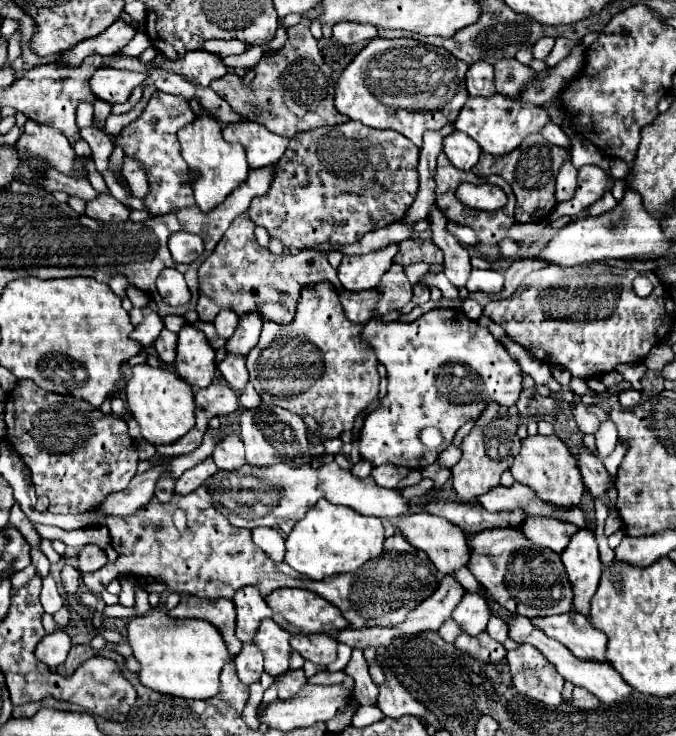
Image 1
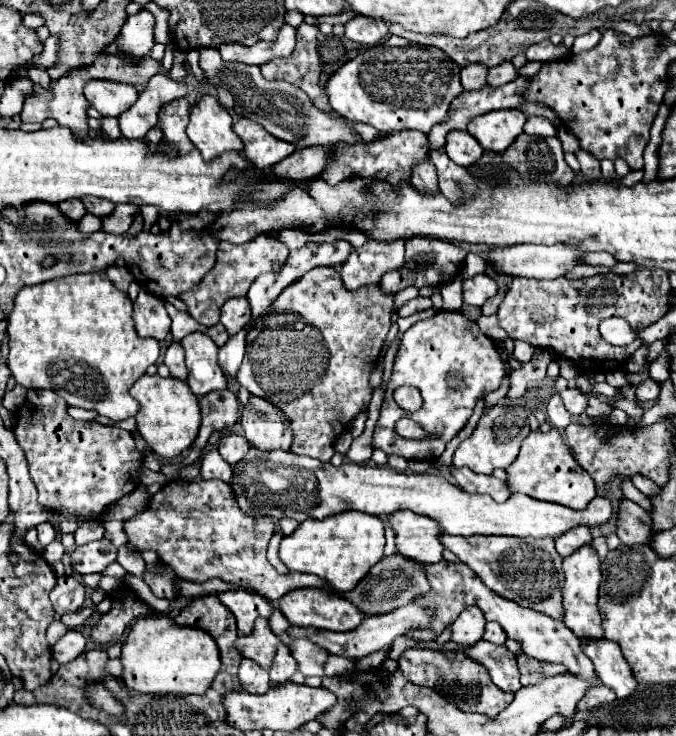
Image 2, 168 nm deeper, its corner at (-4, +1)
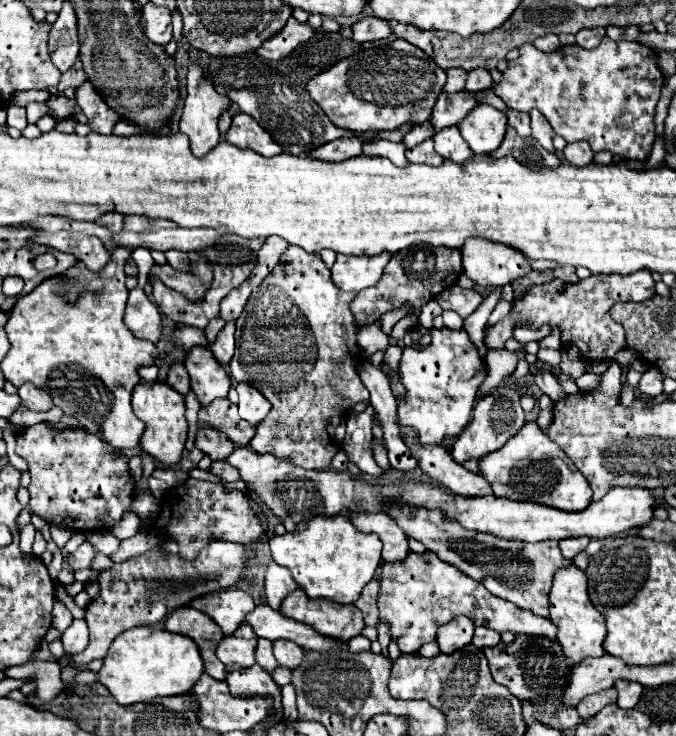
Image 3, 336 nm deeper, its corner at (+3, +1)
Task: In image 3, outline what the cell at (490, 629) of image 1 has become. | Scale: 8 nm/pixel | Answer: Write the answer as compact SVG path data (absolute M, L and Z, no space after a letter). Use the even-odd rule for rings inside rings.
M477 626L475 628L475 636L473 636L473 644L477 648L487 648L487 646L497 646L501 642L501 634L499 632L493 632L489 628L483 628L483 626Z

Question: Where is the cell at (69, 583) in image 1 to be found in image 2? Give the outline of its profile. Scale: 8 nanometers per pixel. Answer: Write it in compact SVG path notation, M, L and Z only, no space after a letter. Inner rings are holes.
M62 576L54 590L50 592L50 602L56 610L56 614L64 612L76 612L84 604L86 590L84 584L74 576Z

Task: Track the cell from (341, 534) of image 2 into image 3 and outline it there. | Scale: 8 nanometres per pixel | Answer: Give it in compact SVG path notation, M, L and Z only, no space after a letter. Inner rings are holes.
M315 516L301 530L273 536L271 556L277 564L291 570L293 580L309 598L329 598L335 602L355 602L363 586L373 578L381 562L381 540L353 528L345 516Z

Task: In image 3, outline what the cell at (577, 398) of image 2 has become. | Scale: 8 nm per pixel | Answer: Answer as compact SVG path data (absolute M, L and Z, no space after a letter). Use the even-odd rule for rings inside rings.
M535 370L533 372L533 380L535 380L535 384L551 398L551 400L563 400L565 398L565 392L563 392L563 388L559 386L559 382L557 382L557 378L549 372L549 370Z

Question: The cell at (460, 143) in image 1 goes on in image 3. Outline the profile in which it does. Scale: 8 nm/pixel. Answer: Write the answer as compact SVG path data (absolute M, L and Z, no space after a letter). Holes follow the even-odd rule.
M457 126L443 128L441 132L437 132L433 136L433 142L435 142L435 152L441 158L447 158L447 160L453 160L453 162L465 162L465 160L469 160L473 156L471 148L463 140Z

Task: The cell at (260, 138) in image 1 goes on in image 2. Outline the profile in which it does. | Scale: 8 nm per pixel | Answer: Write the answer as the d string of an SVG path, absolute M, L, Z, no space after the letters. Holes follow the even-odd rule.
M240 118L238 122L234 122L232 128L244 142L246 160L252 162L258 170L268 170L272 164L284 160L286 156L290 156L296 150L294 144L276 140L260 124L256 124L248 118Z

